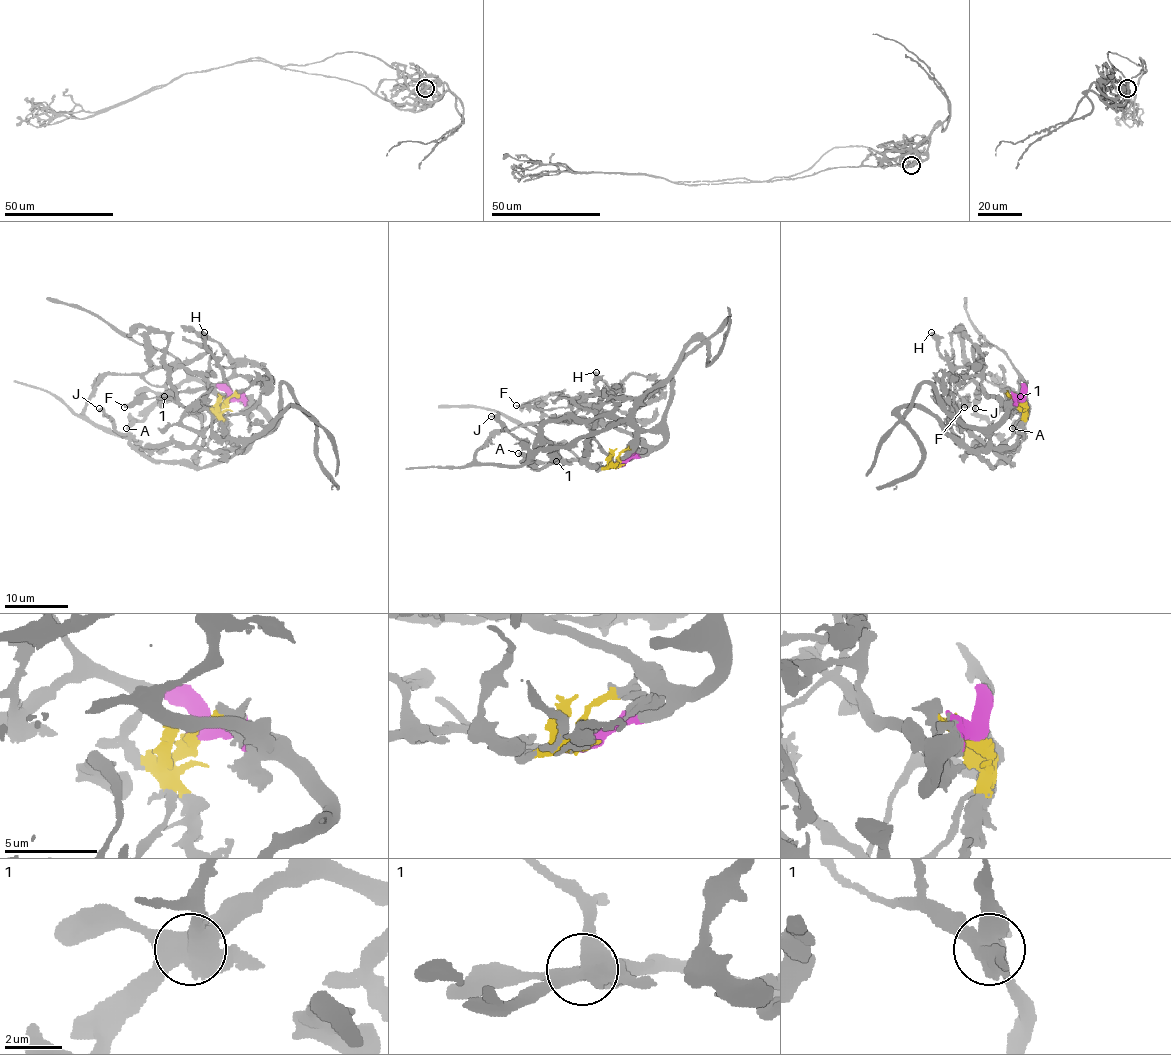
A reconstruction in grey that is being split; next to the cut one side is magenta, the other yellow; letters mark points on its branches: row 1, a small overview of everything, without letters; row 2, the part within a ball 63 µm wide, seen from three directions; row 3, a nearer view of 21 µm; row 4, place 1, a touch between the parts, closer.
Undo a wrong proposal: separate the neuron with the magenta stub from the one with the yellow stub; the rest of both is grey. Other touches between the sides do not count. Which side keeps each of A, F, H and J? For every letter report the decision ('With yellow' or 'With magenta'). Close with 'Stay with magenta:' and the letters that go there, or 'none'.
A: With magenta
F: With yellow
H: With yellow
J: With yellow
Stay with magenta: A

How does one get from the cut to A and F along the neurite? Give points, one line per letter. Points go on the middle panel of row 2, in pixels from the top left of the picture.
A: (619, 462), (603, 465), (555, 460), (538, 468), (517, 452)
F: (619, 462), (614, 465), (594, 437), (594, 414), (573, 400), (579, 398), (562, 408), (546, 409), (516, 405)

